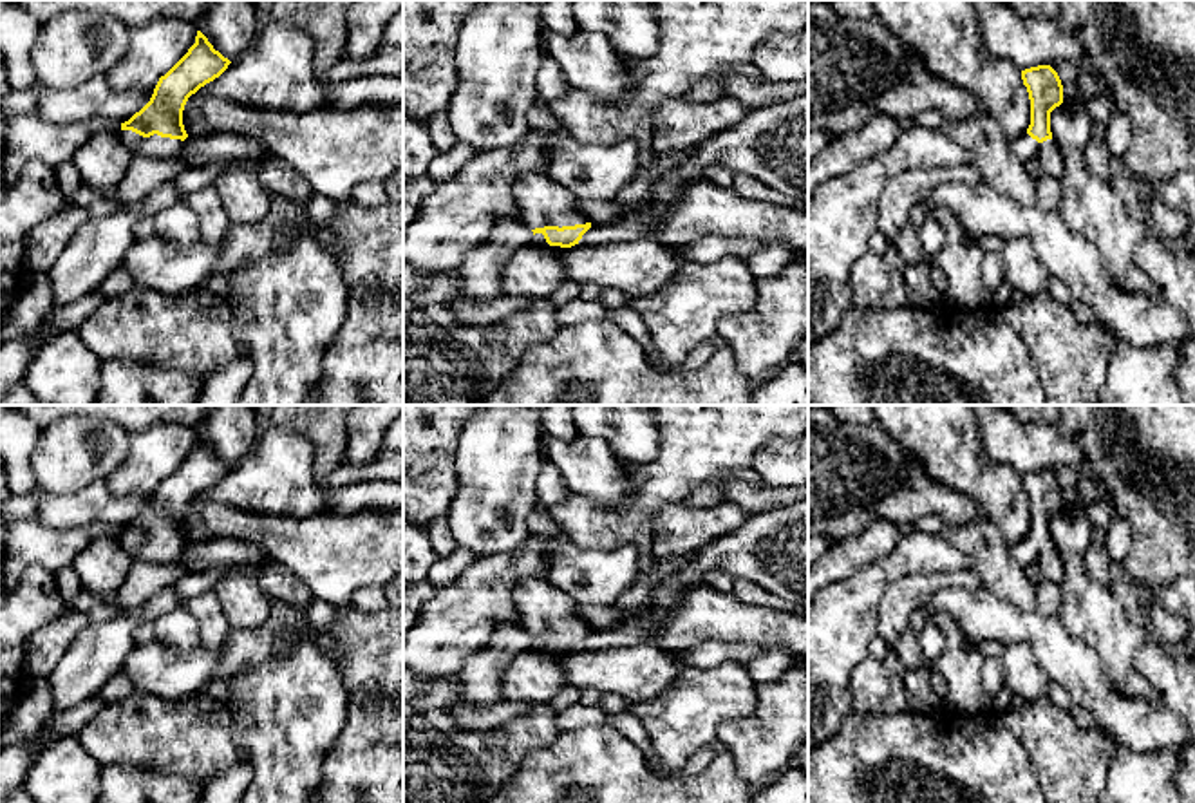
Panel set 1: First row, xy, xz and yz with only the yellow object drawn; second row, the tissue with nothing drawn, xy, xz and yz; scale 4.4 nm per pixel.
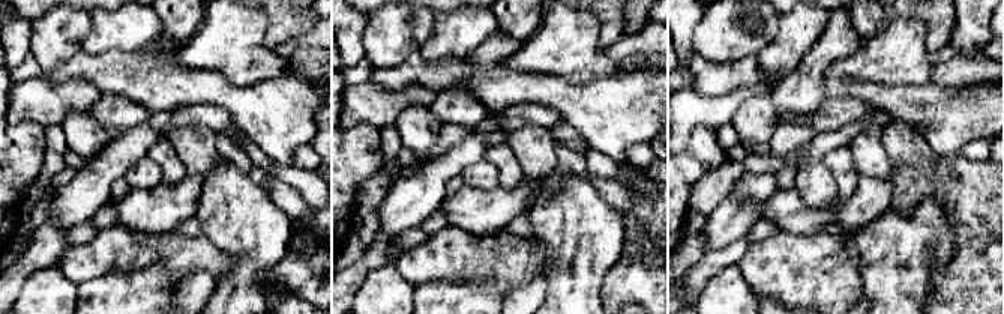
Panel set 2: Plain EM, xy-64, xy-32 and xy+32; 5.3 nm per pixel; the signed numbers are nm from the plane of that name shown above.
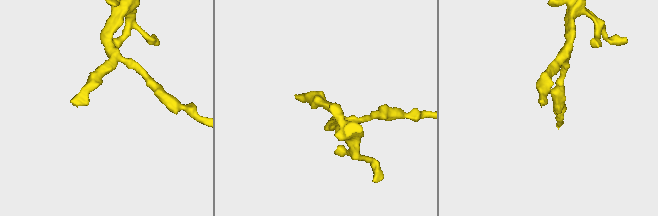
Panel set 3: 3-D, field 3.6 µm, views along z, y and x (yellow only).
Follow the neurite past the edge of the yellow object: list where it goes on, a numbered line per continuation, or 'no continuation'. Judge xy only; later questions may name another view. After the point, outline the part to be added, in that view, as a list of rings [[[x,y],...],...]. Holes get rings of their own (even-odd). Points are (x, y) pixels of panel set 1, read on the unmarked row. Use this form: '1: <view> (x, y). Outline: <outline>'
1: xy (158, 552). Outline: [[[121,535],[121,546],[132,561],[145,561],[155,564],[175,564],[183,553],[181,544],[161,543],[157,539],[143,543],[132,535]]]

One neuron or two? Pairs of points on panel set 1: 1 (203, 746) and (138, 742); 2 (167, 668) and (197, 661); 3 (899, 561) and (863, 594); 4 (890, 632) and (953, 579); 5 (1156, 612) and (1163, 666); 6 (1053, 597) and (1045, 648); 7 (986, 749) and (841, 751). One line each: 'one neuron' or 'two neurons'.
1: one neuron
2: one neuron
3: one neuron
4: one neuron
5: one neuron
6: two neurons
7: one neuron

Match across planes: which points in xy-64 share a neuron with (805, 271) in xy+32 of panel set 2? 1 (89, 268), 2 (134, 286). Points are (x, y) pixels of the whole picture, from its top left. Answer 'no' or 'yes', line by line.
1: yes
2: no

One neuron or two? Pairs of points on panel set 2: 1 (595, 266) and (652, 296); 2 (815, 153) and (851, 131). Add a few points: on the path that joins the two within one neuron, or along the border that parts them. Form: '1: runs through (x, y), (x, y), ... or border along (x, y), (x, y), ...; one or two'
1: border along (623, 241), (620, 257), (604, 278), (601, 298); two
2: runs through (824, 144), (842, 135); one

